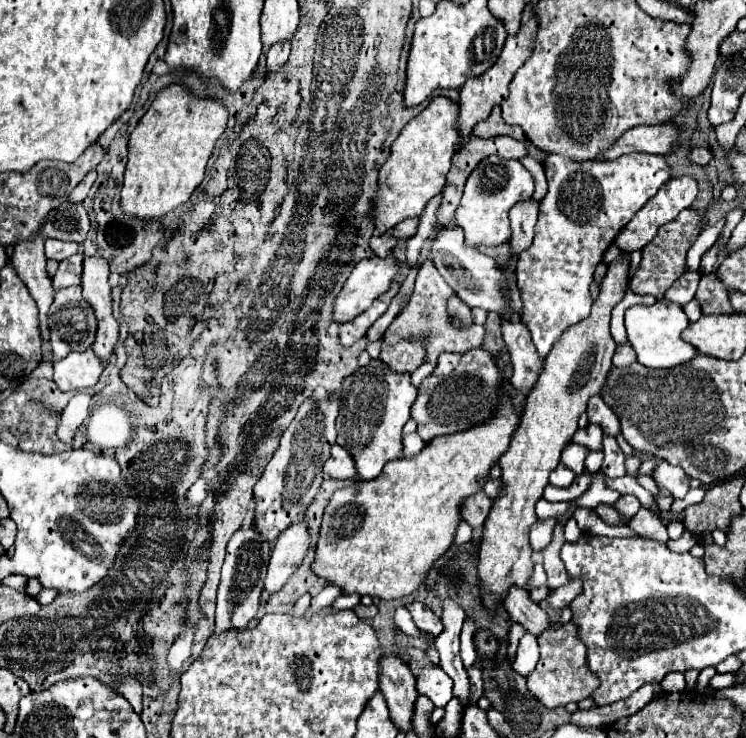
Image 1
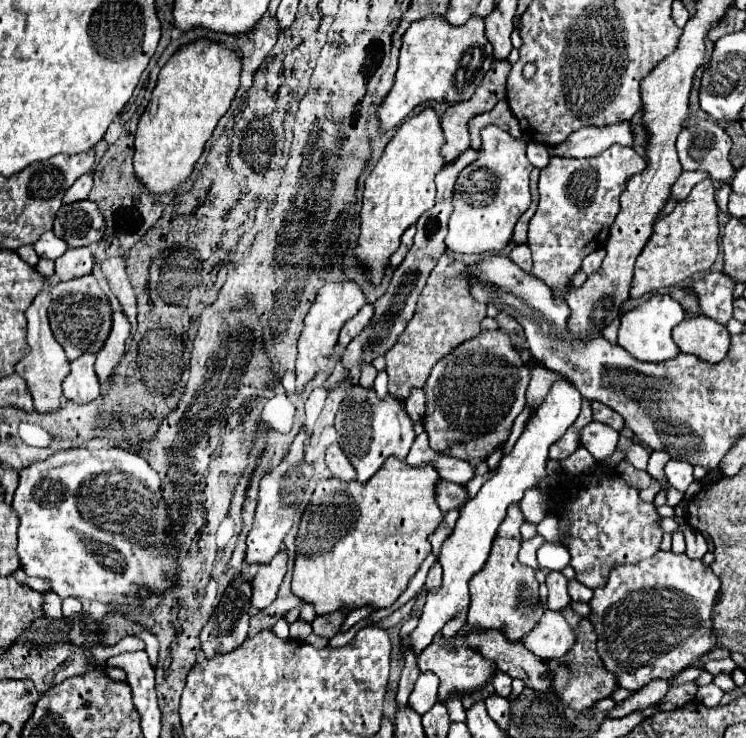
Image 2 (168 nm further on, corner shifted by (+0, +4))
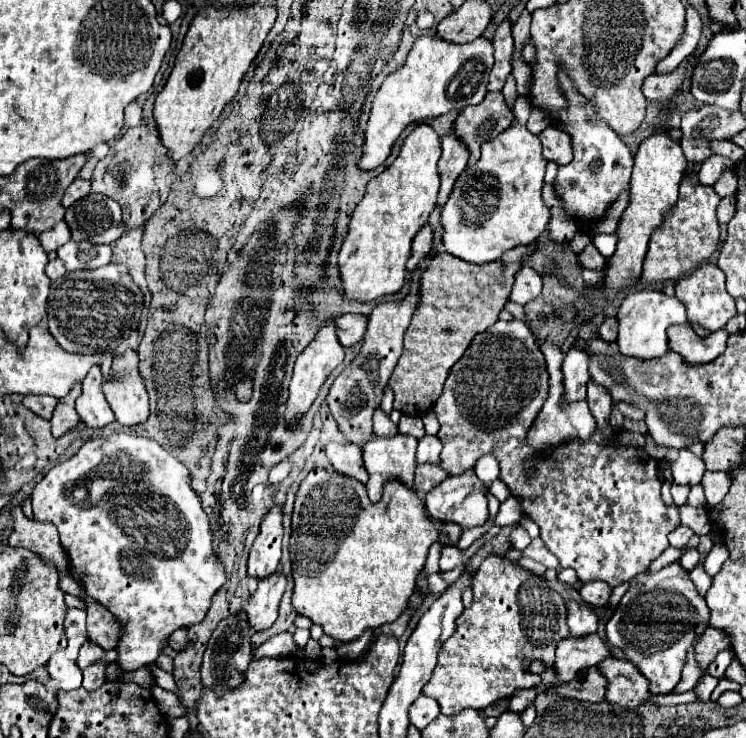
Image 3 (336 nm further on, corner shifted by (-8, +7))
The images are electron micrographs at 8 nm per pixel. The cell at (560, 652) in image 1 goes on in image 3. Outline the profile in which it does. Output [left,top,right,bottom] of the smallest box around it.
[598,656,648,708]

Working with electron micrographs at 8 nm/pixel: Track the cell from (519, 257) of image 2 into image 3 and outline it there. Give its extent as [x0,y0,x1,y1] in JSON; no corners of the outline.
[510,264,542,304]

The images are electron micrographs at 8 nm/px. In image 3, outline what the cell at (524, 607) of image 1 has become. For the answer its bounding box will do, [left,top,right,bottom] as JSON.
[554,634,610,682]

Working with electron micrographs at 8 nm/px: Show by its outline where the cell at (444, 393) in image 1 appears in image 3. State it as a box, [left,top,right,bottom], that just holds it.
[434,320,680,588]

